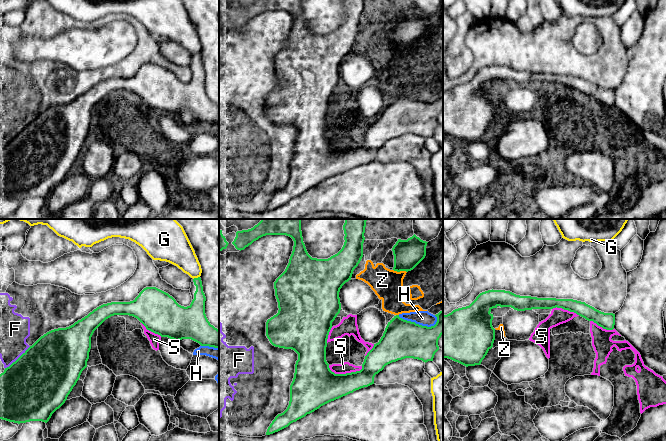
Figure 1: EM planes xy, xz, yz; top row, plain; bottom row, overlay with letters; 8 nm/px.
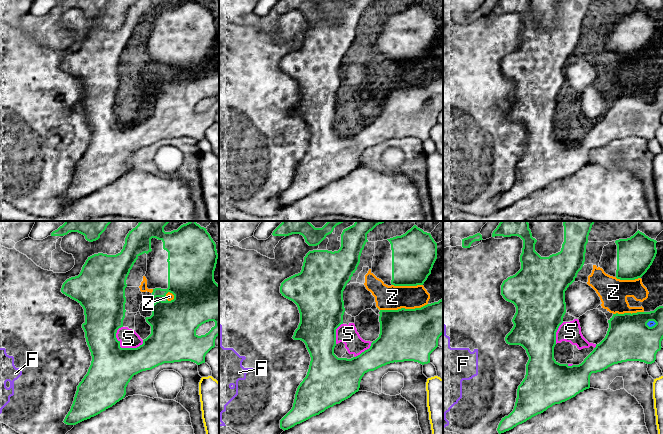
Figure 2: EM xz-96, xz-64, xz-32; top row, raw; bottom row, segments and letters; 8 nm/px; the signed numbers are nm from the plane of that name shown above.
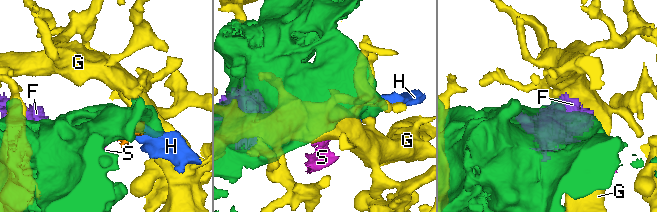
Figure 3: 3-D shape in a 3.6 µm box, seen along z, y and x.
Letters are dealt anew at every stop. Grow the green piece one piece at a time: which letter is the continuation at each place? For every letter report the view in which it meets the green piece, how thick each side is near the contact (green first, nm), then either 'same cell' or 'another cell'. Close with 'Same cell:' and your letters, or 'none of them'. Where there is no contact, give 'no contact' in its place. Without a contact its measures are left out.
F: xy | 500/240 nm | another cell
G: xy | 130/220 nm | another cell
H: xz | 300/120 nm | another cell
S: xz | 320/90 nm | another cell
Z: xz | 220/240 nm | another cell
Same cell: none of them

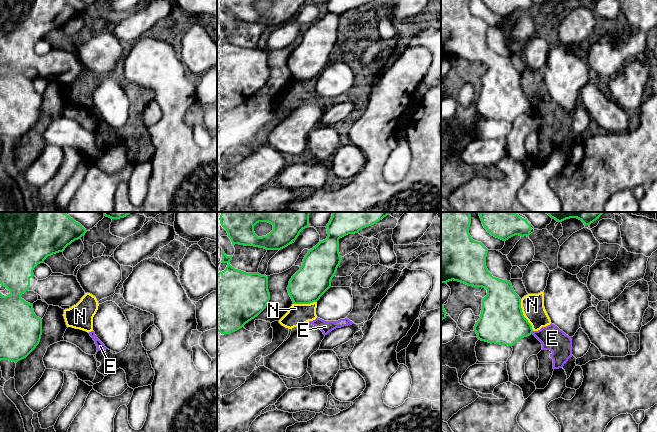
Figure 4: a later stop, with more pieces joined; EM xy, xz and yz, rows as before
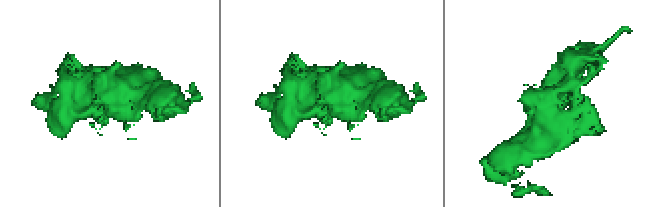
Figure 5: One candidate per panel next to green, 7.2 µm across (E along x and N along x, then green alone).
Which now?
E: yz | 340/190 nm | another cell
N: yz | 360/180 nm | another cell
Same cell: none of them

